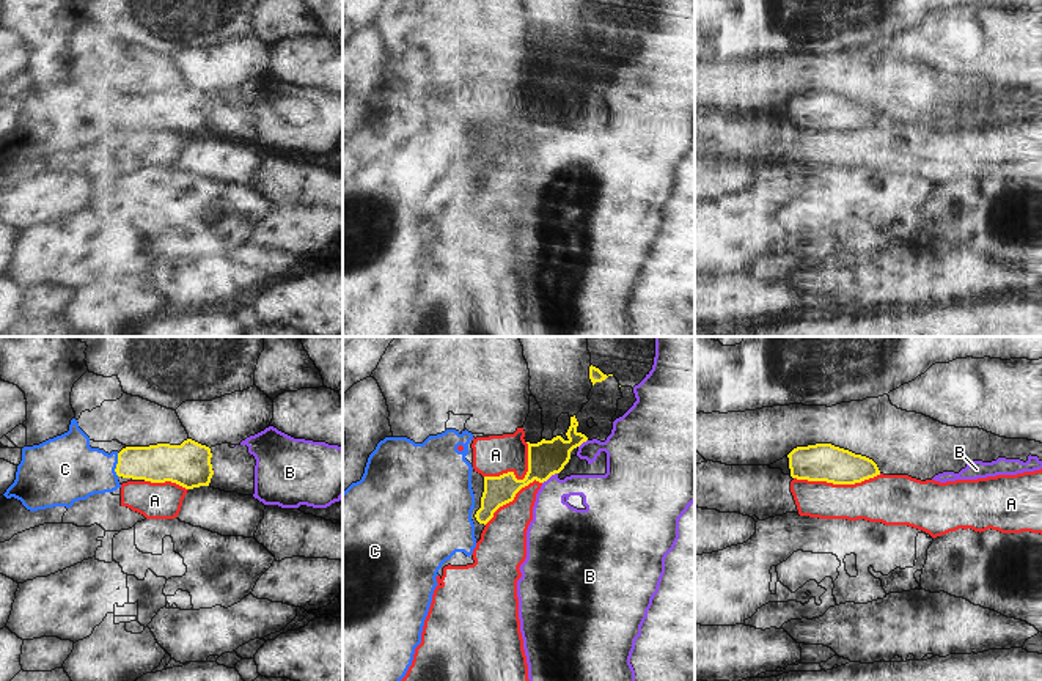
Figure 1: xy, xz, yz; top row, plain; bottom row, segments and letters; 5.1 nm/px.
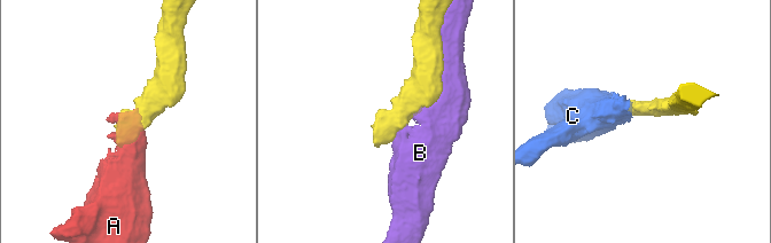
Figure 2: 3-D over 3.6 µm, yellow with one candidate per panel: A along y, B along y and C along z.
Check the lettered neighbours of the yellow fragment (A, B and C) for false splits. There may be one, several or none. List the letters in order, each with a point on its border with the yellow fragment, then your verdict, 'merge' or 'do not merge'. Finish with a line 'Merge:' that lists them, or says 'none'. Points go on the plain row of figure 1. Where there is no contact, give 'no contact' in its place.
A: contact yz (836, 131); do not merge
B: contact xz (549, 125); do not merge
C: contact xy (117, 112); merge
Merge: C

